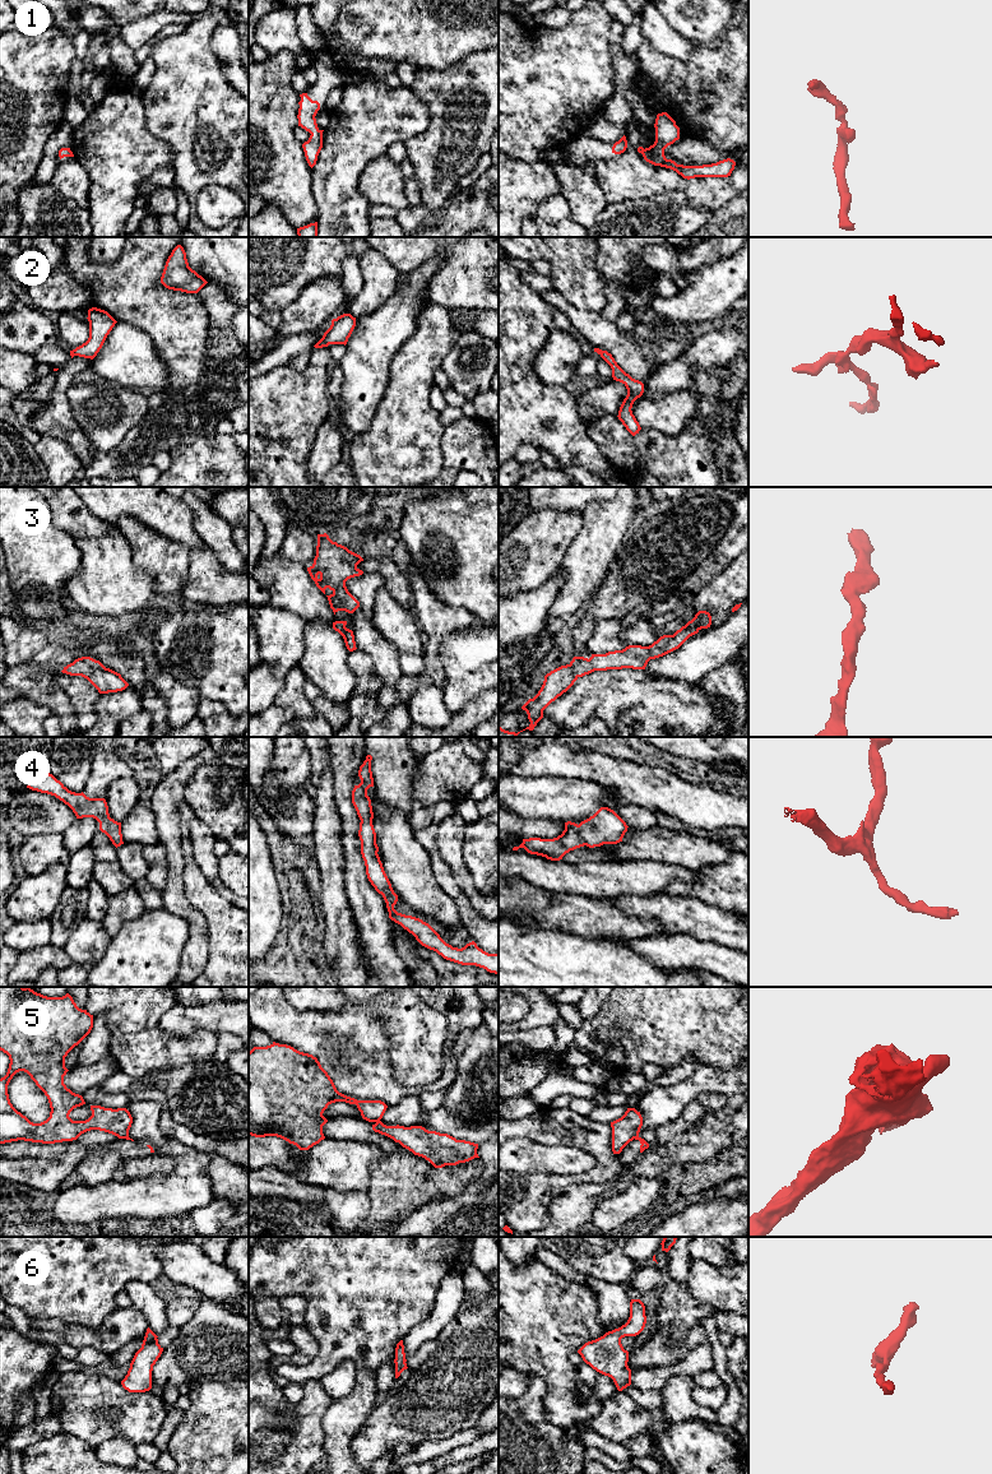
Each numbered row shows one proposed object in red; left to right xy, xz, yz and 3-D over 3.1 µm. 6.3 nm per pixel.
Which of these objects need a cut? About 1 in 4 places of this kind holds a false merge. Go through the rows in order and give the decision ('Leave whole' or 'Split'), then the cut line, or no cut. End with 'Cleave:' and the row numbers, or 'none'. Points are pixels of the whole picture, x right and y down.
1: Leave whole. No split
2: Leave whole. No split
3: Leave whole. No split
4: Leave whole. No split
5: Split. Split along yz (638, 1135), (634, 1138)
6: Leave whole. No split
Cleave: 5

